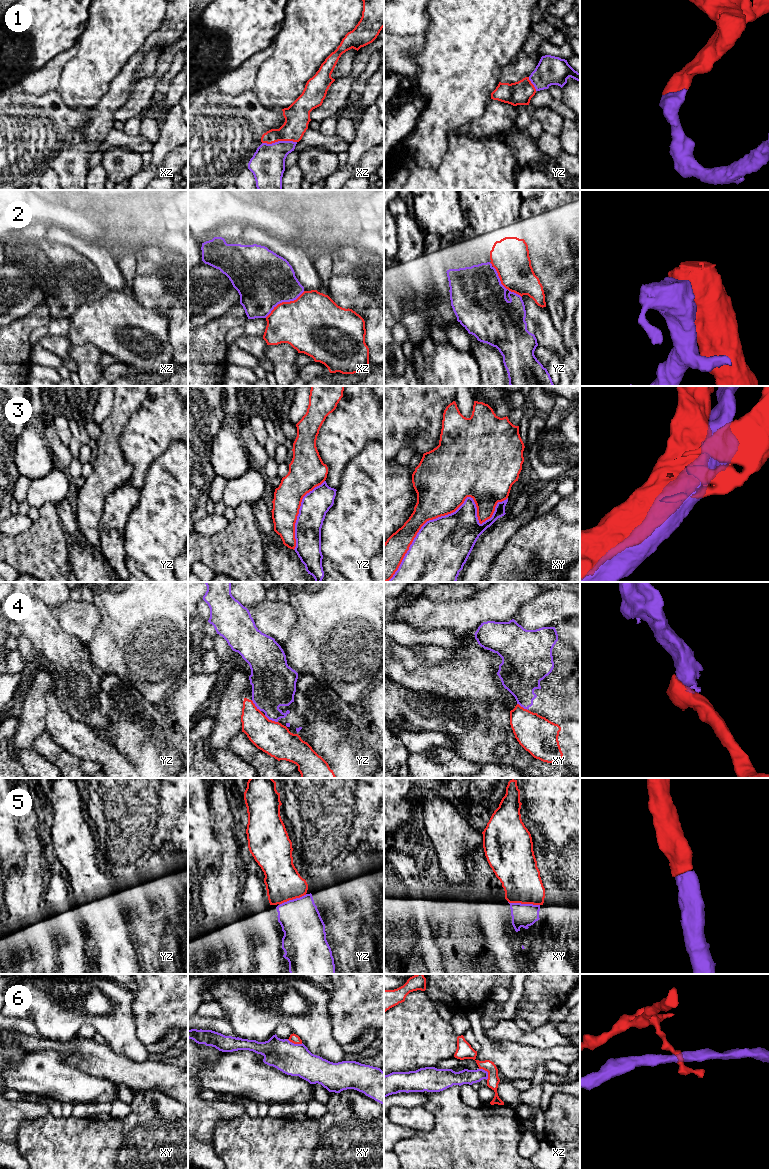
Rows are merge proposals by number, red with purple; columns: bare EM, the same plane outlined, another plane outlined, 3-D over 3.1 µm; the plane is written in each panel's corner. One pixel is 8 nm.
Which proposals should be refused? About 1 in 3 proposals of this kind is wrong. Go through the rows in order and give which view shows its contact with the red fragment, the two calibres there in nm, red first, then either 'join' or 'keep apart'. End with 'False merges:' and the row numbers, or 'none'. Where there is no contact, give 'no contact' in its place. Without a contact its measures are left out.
1: contact in xz; calibres 200 and 280 nm; join
2: contact in yz; calibres 300 and 440 nm; join
3: contact in xy; calibres 440 and 420 nm; join
4: contact in yz; calibres 260 and 300 nm; keep apart
5: contact in xy; calibres 320 and 190 nm; join
6: contact in xz; calibres 130 and 120 nm; keep apart
False merges: 4, 6

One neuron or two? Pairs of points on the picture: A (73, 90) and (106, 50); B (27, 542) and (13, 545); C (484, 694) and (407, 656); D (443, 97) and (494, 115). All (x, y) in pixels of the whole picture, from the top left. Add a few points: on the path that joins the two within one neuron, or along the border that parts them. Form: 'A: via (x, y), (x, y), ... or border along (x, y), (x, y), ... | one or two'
A: via (83, 80), (99, 60) | one
B: via (24, 545), (16, 545) | one
C: via (465, 678), (452, 678), (434, 668), (426, 668) | one
D: border along (490, 98), (483, 112), (470, 122) | two

